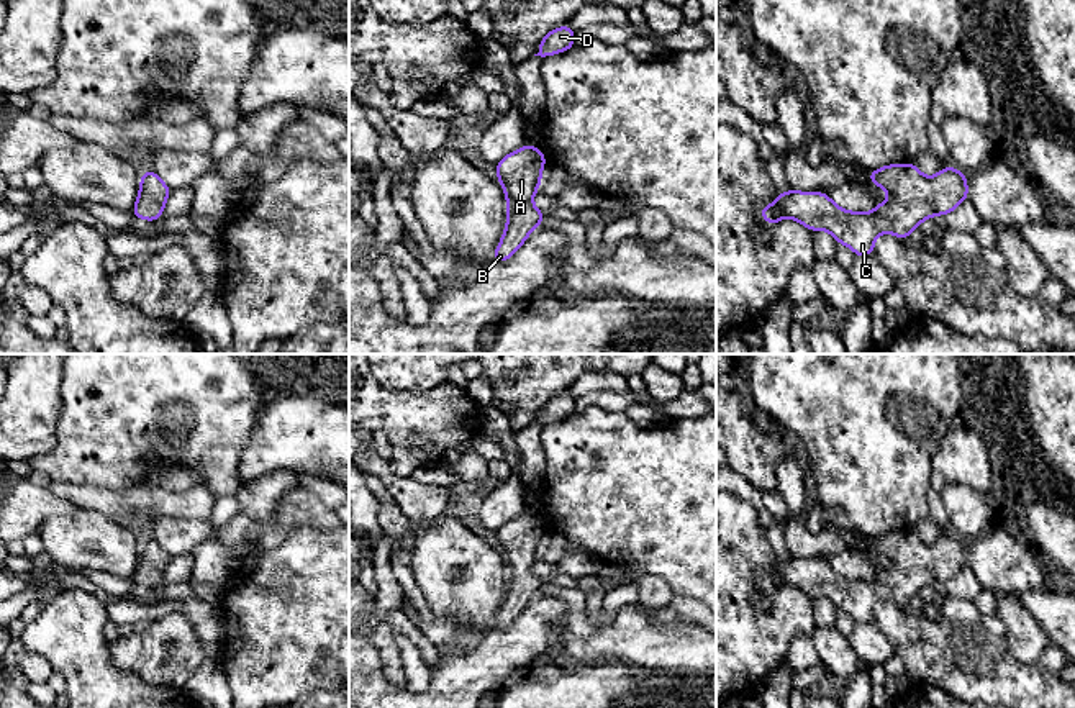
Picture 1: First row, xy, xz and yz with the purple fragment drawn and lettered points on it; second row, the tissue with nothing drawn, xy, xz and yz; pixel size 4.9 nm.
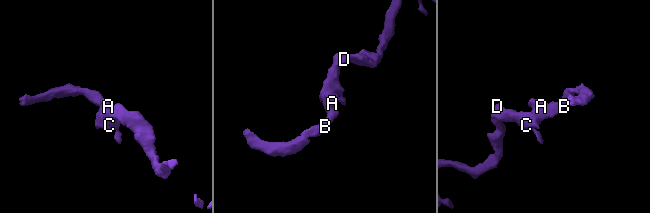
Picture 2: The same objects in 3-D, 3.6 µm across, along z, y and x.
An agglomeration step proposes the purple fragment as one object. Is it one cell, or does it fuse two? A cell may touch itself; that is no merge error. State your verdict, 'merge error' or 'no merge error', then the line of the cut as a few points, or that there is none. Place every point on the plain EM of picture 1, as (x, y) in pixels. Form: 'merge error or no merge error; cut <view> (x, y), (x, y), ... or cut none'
no merge error; cut none

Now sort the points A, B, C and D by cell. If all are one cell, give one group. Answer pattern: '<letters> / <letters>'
A B C D

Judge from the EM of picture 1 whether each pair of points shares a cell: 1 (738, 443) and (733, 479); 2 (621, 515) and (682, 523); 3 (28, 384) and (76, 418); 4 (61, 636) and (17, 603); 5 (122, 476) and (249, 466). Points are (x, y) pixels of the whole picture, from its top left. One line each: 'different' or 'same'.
1: different
2: same
3: different
4: different
5: different

